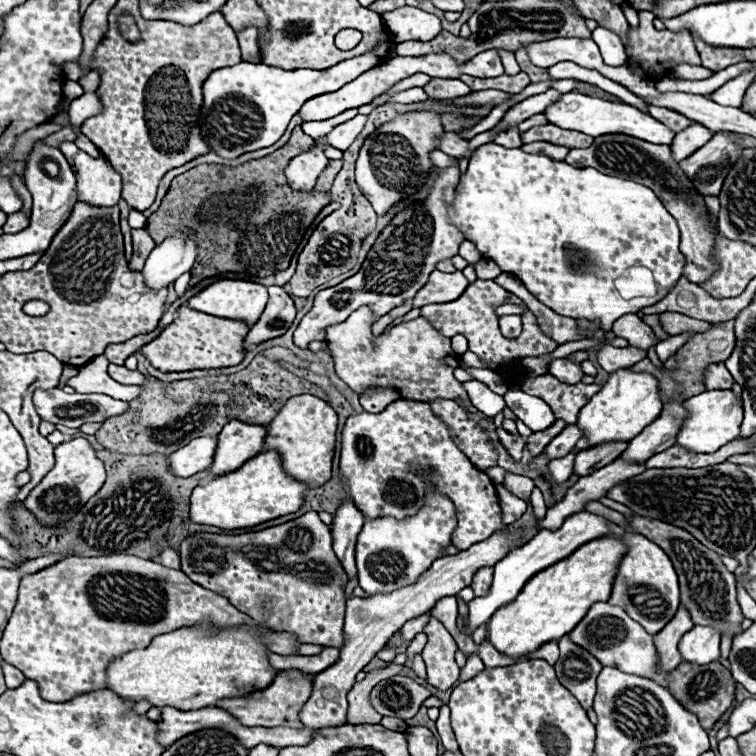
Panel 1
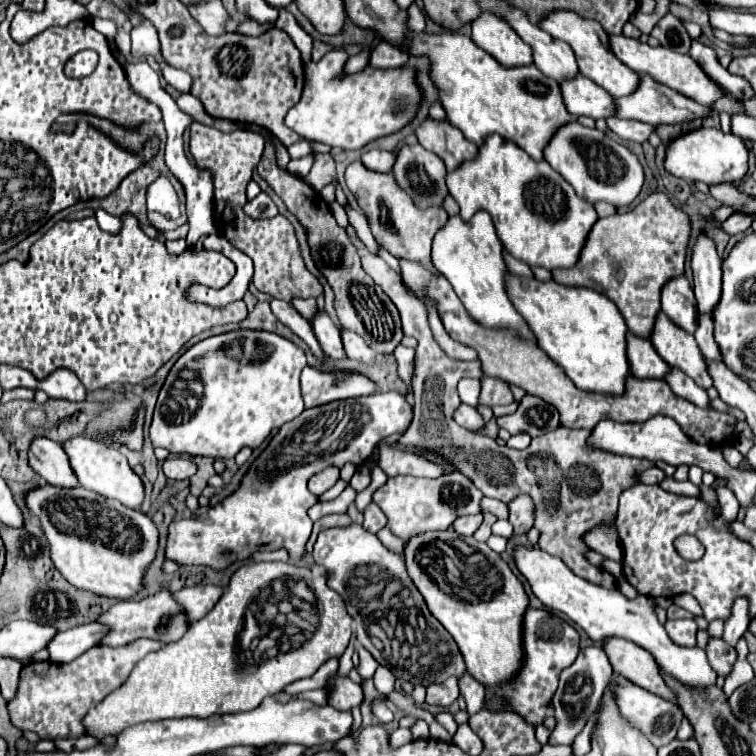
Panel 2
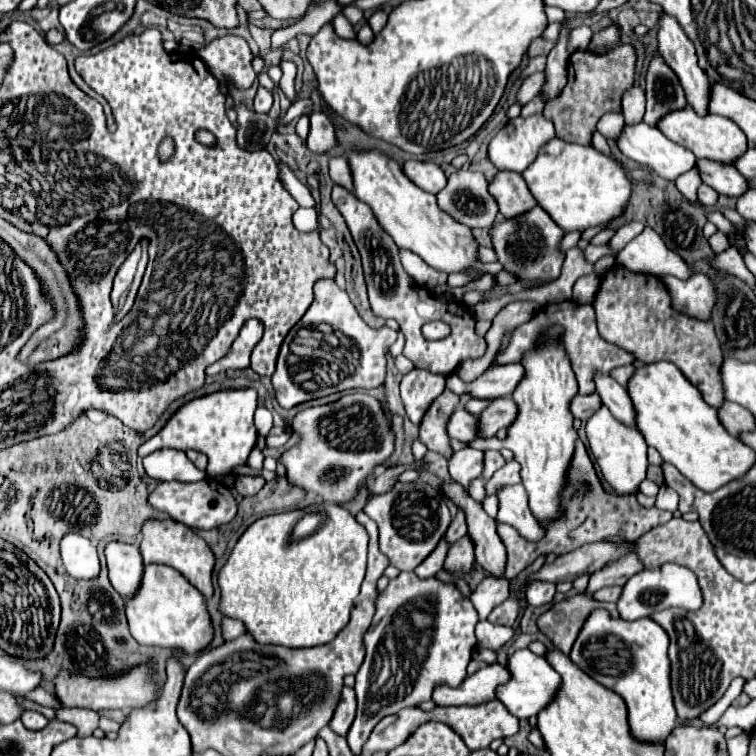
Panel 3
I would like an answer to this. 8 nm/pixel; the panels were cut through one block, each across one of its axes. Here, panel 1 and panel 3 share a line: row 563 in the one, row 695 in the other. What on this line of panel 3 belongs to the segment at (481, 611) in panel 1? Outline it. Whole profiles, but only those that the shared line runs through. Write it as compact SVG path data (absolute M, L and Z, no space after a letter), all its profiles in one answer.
M516 650L508 658L508 668L512 672L512 678L496 692L498 692L498 700L502 700L506 708L518 718L530 718L530 716L536 716L540 710L544 710L554 700L562 684L560 674L548 664L548 660L542 656L536 656L530 650Z

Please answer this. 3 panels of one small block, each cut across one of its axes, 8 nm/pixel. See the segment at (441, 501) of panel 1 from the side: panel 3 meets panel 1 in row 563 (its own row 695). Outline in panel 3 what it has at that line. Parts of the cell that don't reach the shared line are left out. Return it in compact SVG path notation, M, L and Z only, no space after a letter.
M400 572L394 580L390 580L388 588L378 594L374 620L364 636L366 658L356 674L354 690L358 698L358 712L346 736L354 754L360 754L372 728L384 716L396 714L406 706L418 706L420 702L430 700L438 684L450 684L452 688L462 684L462 680L466 678L466 666L476 646L474 636L476 622L478 622L476 608L468 598L460 594L460 590L454 584L444 584L436 578L418 578L414 572Z

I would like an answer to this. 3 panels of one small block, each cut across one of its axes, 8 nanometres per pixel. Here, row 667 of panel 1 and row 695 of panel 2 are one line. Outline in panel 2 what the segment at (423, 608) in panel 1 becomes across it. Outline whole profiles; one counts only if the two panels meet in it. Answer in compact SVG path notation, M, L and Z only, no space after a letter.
M336 674L330 678L328 686L330 686L328 704L334 706L336 710L352 710L364 702L362 686L354 684L350 678L342 678Z

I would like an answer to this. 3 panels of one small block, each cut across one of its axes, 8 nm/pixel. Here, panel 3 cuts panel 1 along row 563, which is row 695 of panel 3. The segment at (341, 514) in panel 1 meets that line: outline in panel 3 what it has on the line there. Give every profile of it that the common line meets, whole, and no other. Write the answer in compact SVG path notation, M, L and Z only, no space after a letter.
M344 686L340 702L338 702L338 708L334 712L334 718L330 720L330 728L336 734L346 736L346 732L348 732L352 720L354 720L354 714L356 714L356 696L354 696L354 690Z

